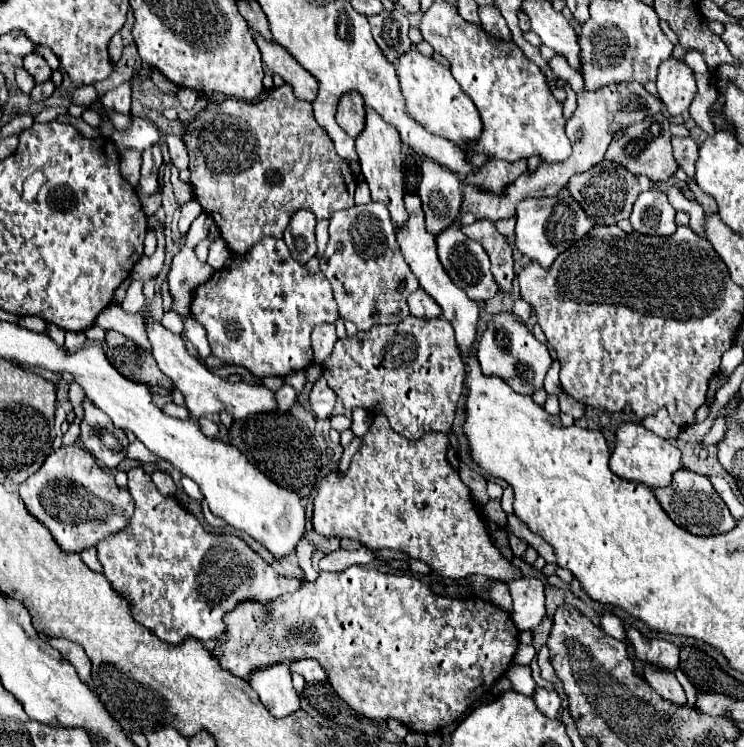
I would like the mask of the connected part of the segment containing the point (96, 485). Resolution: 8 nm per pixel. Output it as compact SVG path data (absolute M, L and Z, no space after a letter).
M76 444L54 450L40 470L36 470L24 484L20 484L20 498L26 510L42 522L52 538L66 552L80 552L86 546L94 546L100 536L118 532L128 524L134 512L134 500L128 490L120 490L104 468L100 468L88 450Z

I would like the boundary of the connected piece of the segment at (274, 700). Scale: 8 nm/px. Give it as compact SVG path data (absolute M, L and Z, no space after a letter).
M274 664L252 674L248 684L258 692L260 702L278 718L284 718L300 708L298 692L292 686L288 664Z

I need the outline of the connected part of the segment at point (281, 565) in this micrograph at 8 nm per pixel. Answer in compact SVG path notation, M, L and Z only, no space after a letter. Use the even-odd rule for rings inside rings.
M278 558L278 560L272 564L272 568L274 568L276 572L280 572L280 574L286 574L286 576L300 576L300 578L304 578L302 568L300 568L296 562L288 562L286 558Z

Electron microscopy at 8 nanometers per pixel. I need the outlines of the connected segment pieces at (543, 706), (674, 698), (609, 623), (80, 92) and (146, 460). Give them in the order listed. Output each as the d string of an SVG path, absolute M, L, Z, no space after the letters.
M538 688L534 694L534 702L538 706L538 710L548 716L548 718L558 718L560 712L560 696L554 690L544 690Z
M644 672L644 678L660 698L664 698L676 706L686 704L686 694L684 694L680 682L676 680L676 676L664 676L664 672Z
M604 614L604 616L600 616L600 622L602 622L602 630L604 630L608 636L612 636L612 638L616 638L616 640L628 640L628 636L626 636L626 632L624 632L624 624L622 624L614 614Z
M80 86L80 88L76 88L72 102L78 106L90 106L96 98L98 98L98 94L96 94L94 86Z
M138 440L128 446L128 458L138 460L142 464L156 464L158 462L158 458L142 442L138 442Z

